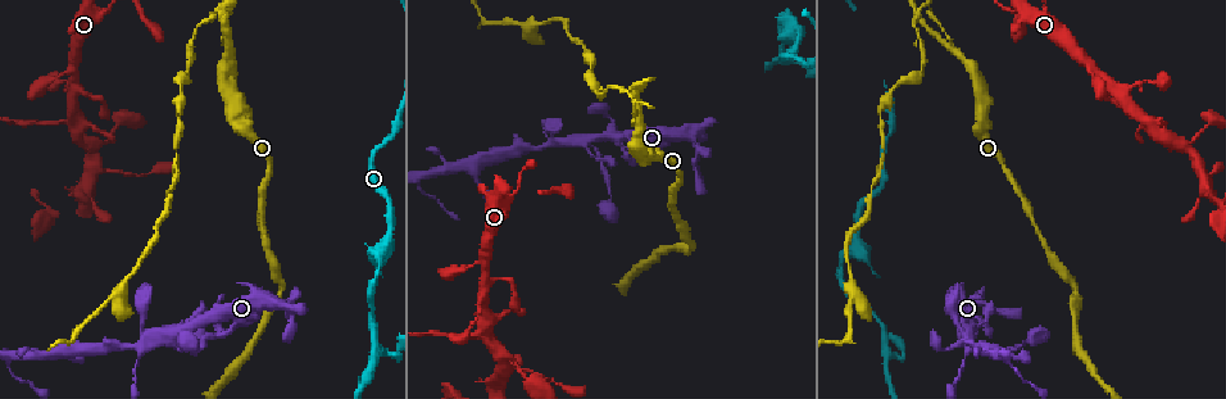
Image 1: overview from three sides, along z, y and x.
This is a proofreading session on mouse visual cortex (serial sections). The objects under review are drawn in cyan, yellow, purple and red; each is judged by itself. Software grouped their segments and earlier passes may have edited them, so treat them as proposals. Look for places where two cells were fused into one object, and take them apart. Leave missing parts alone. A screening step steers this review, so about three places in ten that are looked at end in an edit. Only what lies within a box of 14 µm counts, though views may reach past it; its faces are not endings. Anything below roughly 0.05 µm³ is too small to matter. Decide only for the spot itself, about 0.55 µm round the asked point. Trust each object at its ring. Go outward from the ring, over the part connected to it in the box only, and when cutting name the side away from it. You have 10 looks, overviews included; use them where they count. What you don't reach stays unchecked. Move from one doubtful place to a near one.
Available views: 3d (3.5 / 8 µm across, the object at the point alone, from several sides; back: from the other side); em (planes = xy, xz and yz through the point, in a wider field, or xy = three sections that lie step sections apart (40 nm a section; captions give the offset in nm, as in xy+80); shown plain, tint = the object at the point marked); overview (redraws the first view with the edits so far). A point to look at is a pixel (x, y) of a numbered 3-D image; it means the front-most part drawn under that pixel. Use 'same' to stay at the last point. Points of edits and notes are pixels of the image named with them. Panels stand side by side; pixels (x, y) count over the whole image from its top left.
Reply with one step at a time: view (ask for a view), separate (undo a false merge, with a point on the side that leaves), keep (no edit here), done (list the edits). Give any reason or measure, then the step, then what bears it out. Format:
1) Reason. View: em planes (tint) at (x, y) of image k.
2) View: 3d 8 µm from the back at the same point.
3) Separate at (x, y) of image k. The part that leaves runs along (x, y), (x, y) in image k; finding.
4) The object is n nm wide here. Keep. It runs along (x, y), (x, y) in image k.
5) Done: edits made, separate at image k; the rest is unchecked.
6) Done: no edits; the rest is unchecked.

Sudden change in width. View: 3d 8 µm at (696, 161) of image 1.

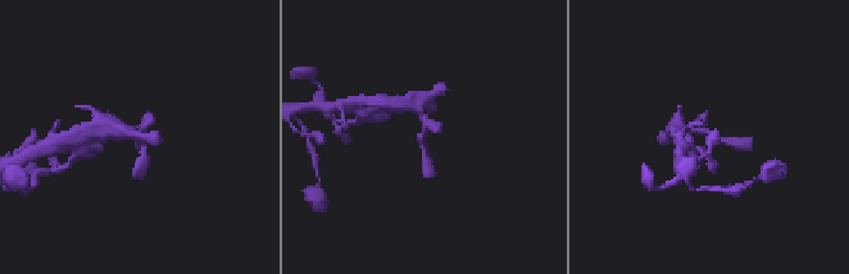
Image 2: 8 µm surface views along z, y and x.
View: em xy step 2 (tint) at (425, 137) of image 2.

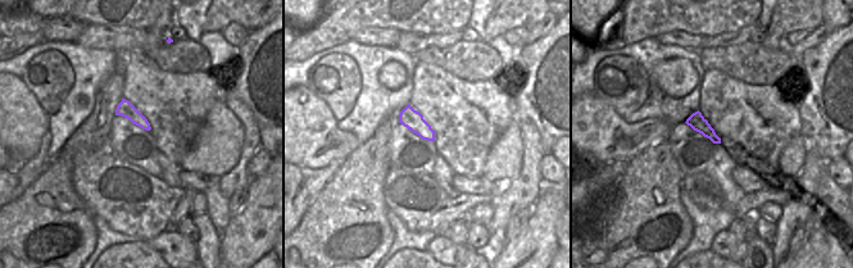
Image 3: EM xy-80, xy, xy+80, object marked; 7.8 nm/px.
Keep. It runs along (414, 108), (426, 123), (430, 172) in image 2; continuous, no second cell.

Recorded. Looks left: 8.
A fork. View: 3d 3.5 µm at (790, 32) of image 1.

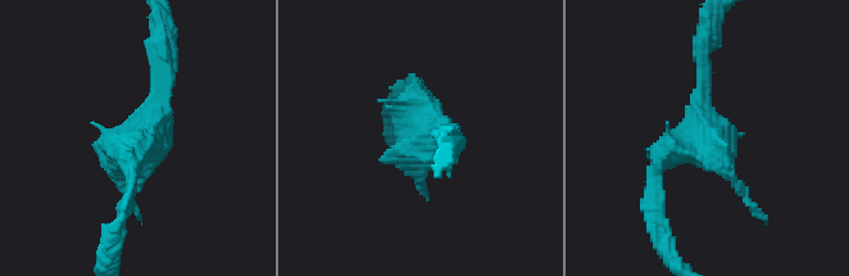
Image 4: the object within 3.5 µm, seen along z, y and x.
View: em xy step 5 (tint) at (143, 139) of image 4.

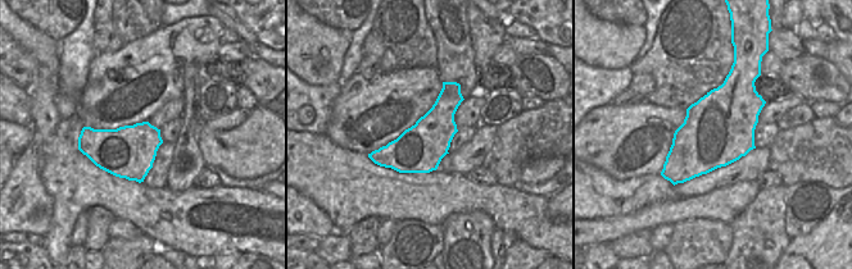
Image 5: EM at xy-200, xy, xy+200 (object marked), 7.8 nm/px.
Keep. It runs along (700, 58), (704, 134), (661, 161), (654, 197) in image 4; one cell here.

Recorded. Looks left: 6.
Thin neck. View: 3d 8 µm at (372, 350) of image 1.

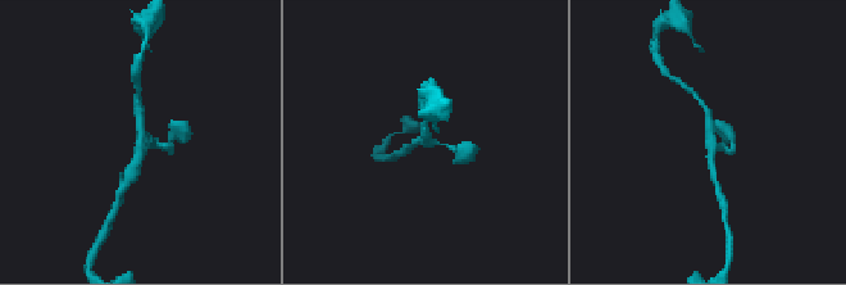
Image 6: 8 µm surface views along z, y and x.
View: 3d 3.5 µm at (139, 136) of image 6.

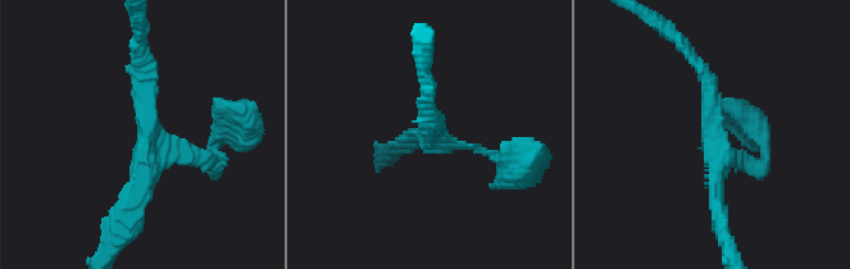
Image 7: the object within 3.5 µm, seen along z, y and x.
3 arms meet here; the arms are 100, 200, 250 nm wide. View: em planes (tint) at (436, 137) of image 7.

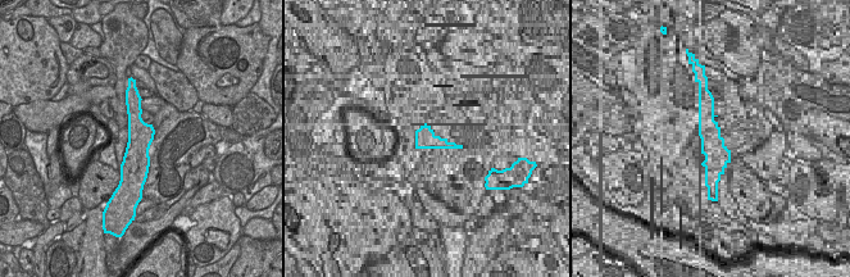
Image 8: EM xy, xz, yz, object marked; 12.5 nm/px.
Keep. It runs along (694, 59), (709, 82), (719, 220) in image 7; one cell here.

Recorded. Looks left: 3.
Sharp bend. View: 3d 3.5 µm from the back at (594, 146) of image 1.

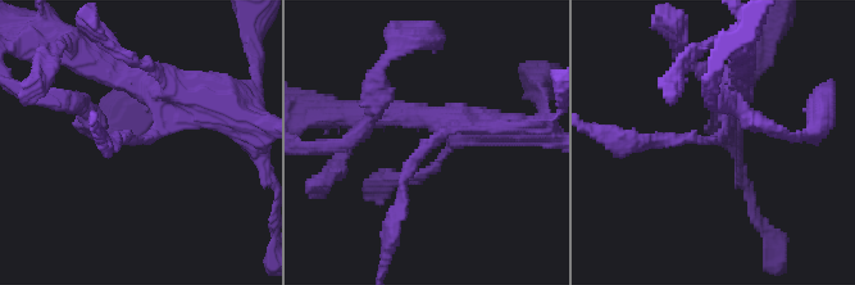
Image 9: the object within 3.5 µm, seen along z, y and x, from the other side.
View: em xy step 2 (tint) at (438, 137) of image 9.

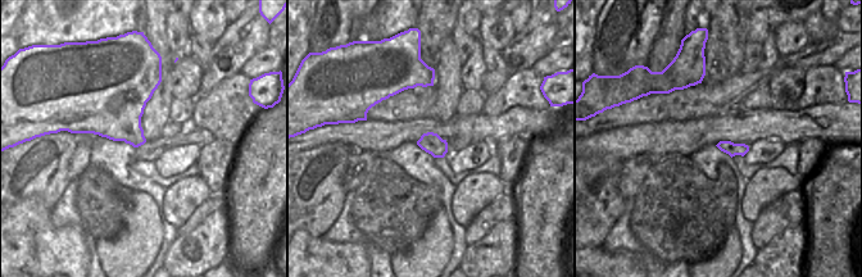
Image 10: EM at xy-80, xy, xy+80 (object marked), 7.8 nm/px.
Another direction. View: em xy step 3 (tint) at the same point.

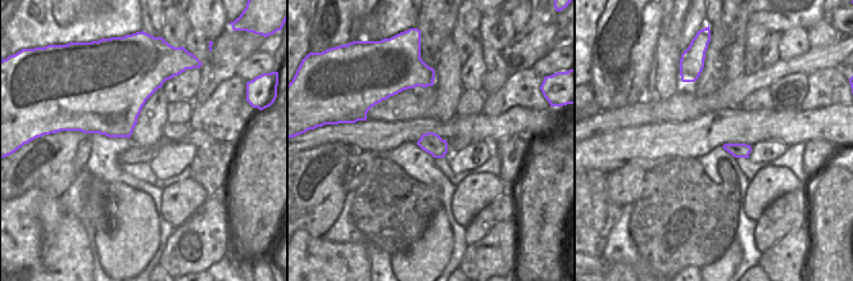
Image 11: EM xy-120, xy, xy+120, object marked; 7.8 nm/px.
Keep. It runs along (738, 80), (715, 139), (646, 143) in image 9; one cell here.

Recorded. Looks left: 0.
Done: no edits; the rest is unchecked.

